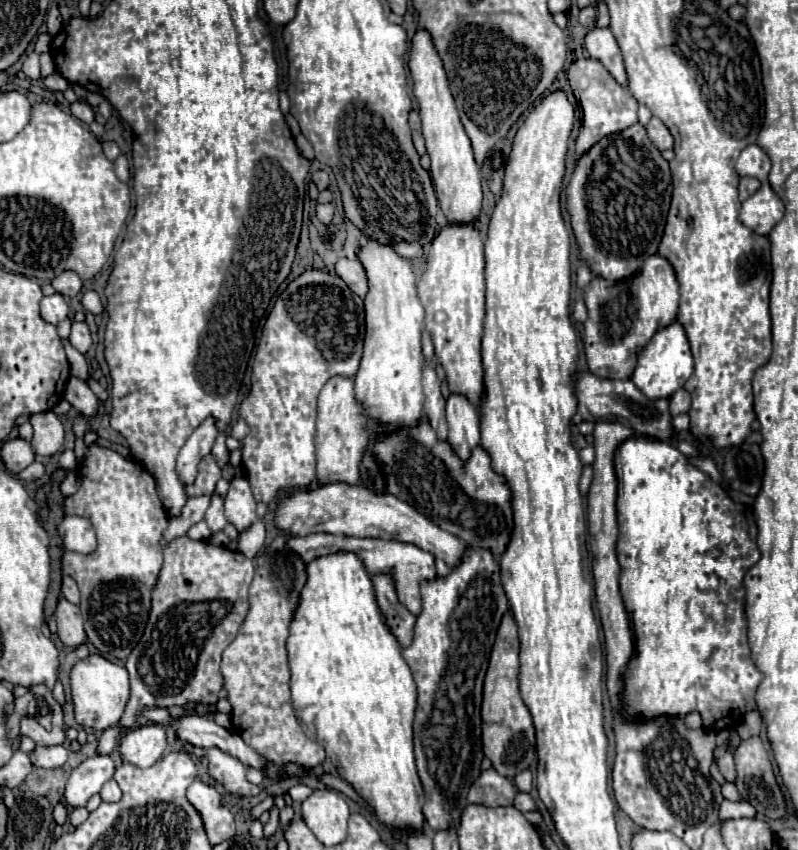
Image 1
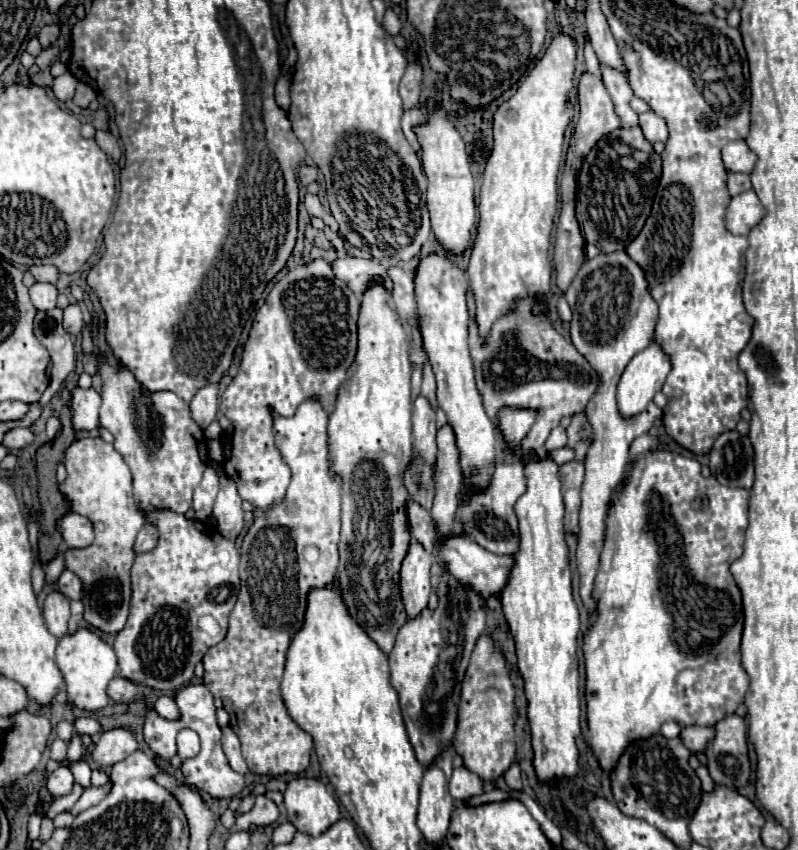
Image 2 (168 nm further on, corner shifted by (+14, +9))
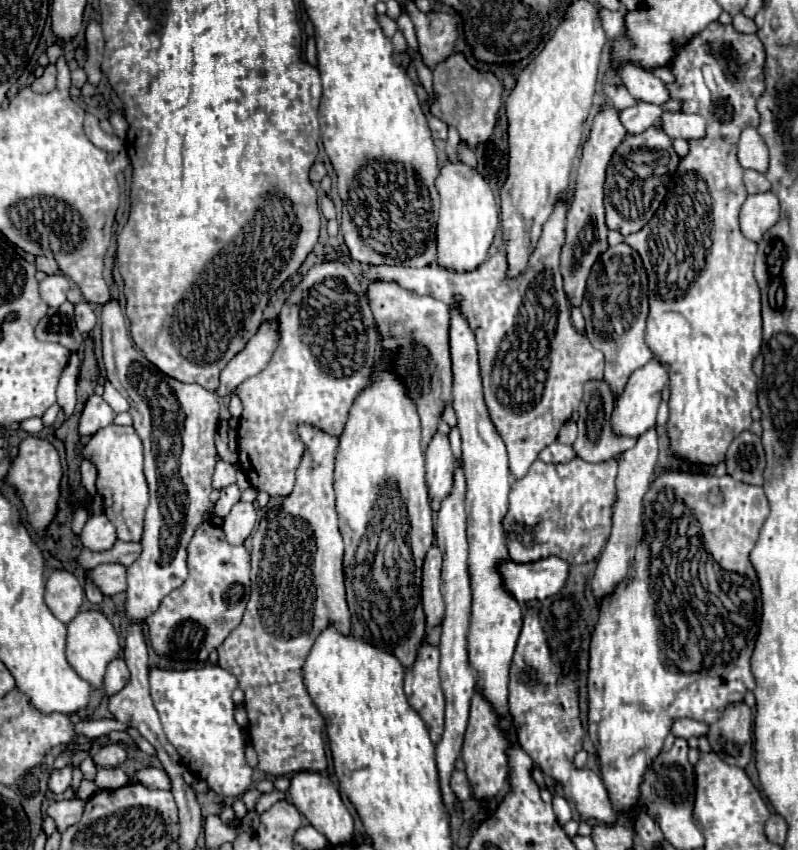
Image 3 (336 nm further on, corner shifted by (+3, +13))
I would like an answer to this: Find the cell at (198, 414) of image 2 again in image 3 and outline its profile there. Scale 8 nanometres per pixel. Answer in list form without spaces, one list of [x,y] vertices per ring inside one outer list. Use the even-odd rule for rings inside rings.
[[[277,318],[265,320],[259,326],[259,330],[251,336],[247,346],[225,366],[225,370],[221,372],[221,384],[219,384],[217,392],[221,396],[227,396],[245,378],[259,374],[269,364],[279,338],[281,338],[279,320]]]

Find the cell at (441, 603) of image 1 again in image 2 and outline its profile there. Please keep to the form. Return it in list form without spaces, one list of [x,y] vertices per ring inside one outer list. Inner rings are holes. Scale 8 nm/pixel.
[[[450,584],[448,594],[438,598],[436,610],[424,608],[398,630],[396,644],[390,652],[392,686],[400,696],[406,732],[422,768],[430,768],[438,756],[452,746],[462,678],[484,628],[486,600],[470,586],[460,588],[458,584]]]

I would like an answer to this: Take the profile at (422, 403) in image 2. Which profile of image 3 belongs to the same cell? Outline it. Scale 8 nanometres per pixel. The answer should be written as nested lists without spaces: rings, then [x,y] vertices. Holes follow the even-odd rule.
[[[435,434],[435,438],[429,442],[429,448],[425,452],[425,468],[427,468],[427,488],[429,488],[429,500],[431,508],[439,510],[441,502],[449,496],[453,488],[453,472],[455,472],[455,458],[451,454],[449,438],[443,434]]]

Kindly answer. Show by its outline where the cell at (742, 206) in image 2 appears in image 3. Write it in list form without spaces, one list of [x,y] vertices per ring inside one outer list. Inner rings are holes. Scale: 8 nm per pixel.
[[[773,192],[755,194],[749,196],[741,208],[741,232],[753,240],[759,242],[763,234],[779,220],[779,200]]]

